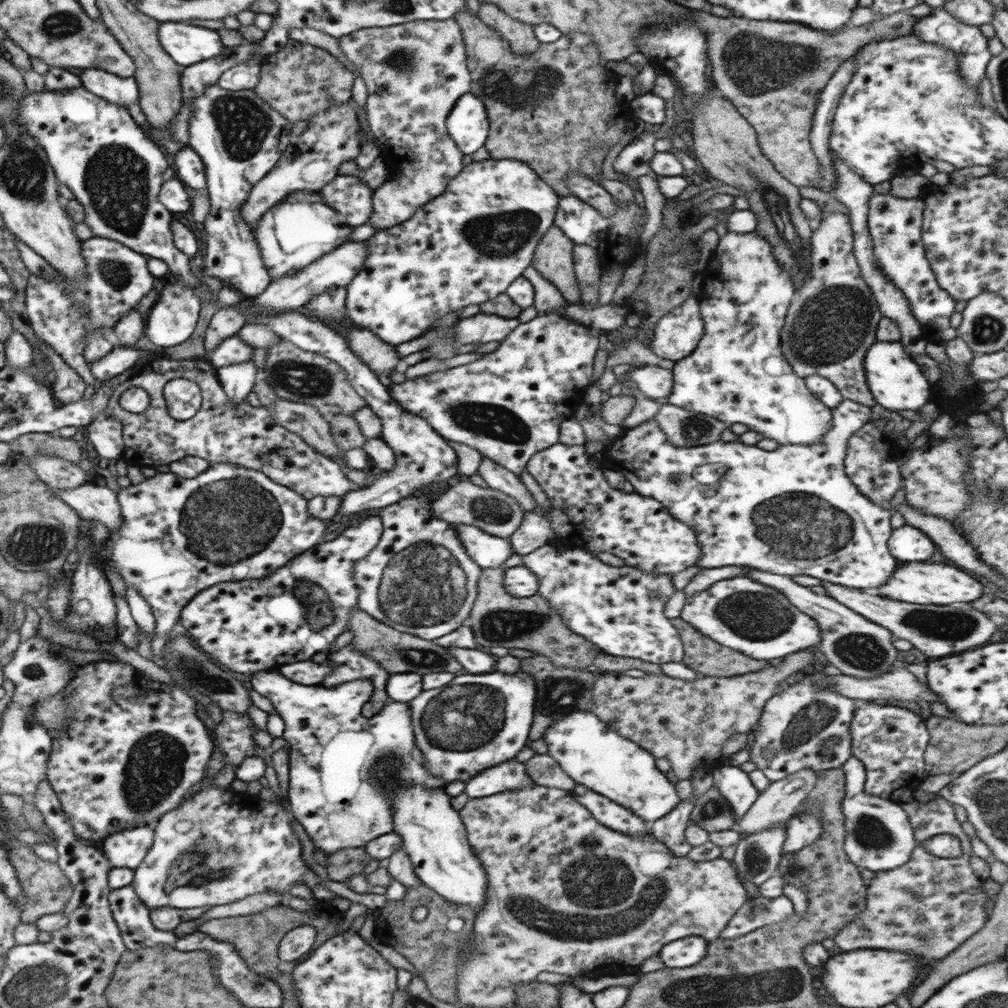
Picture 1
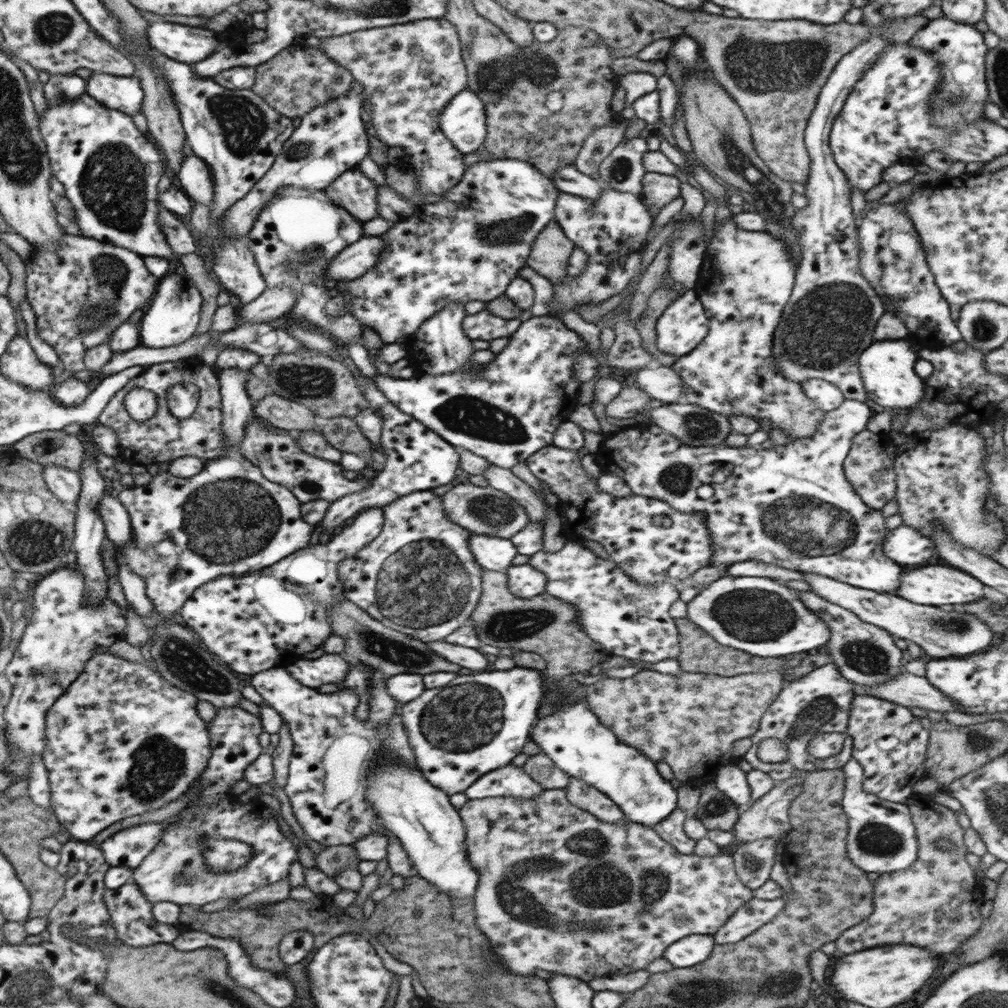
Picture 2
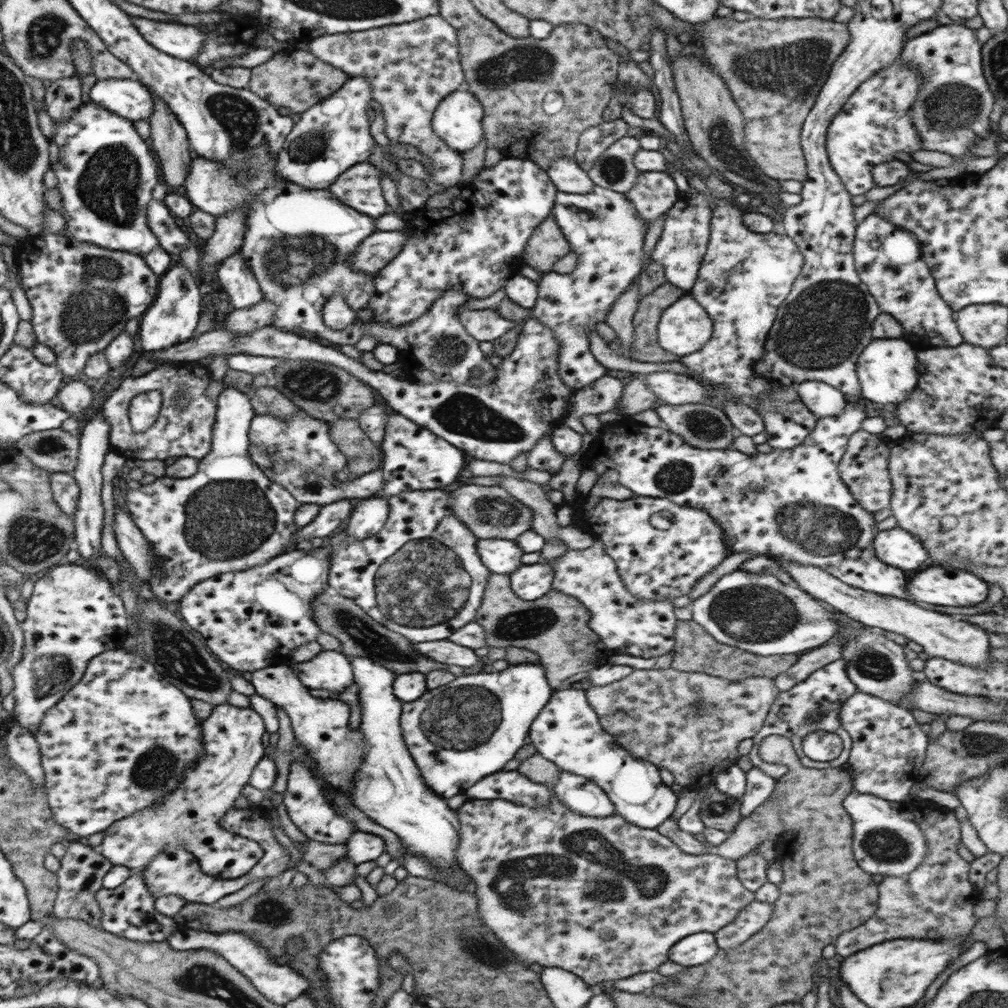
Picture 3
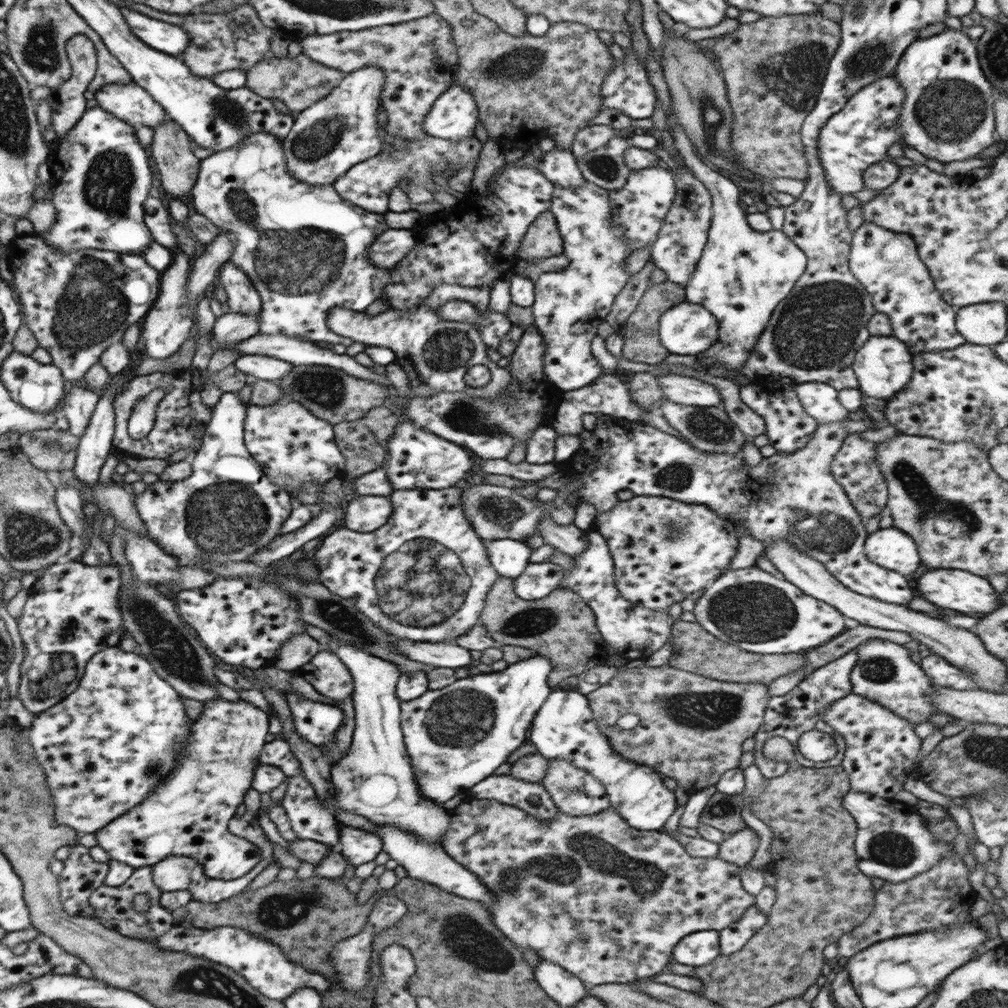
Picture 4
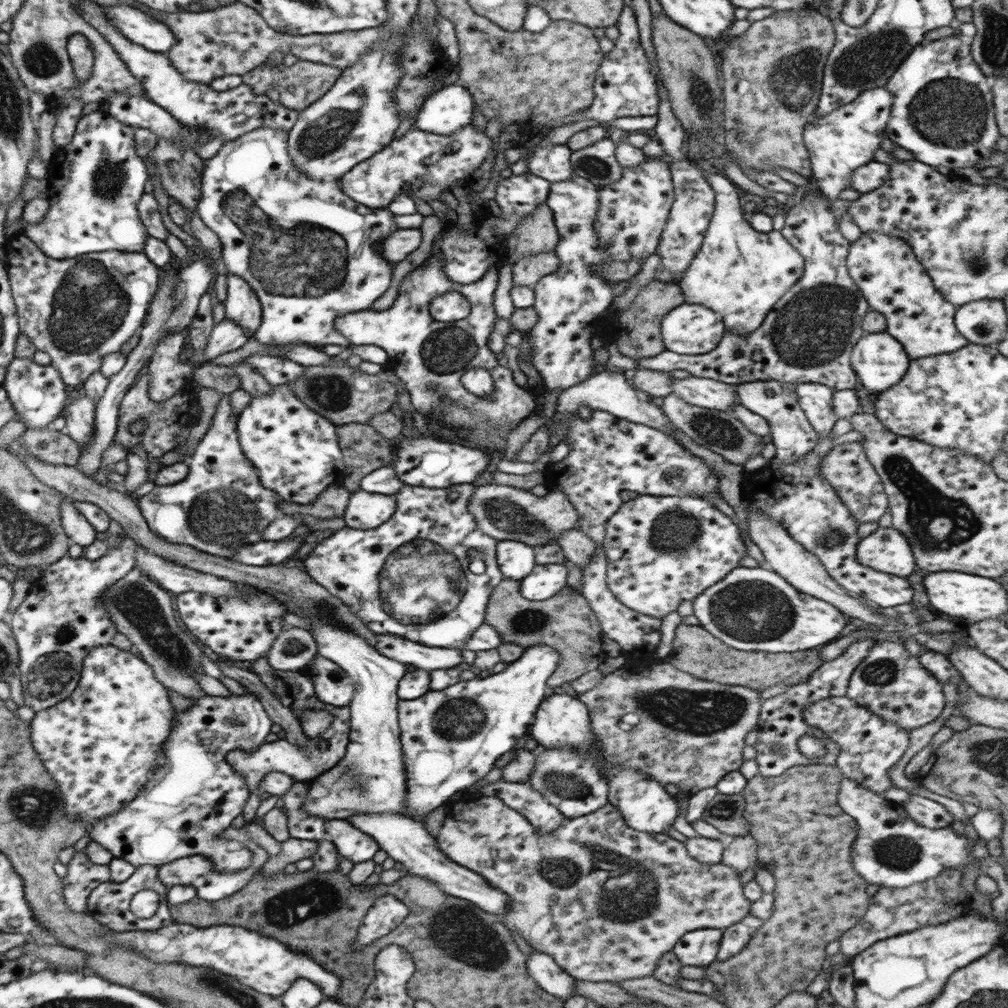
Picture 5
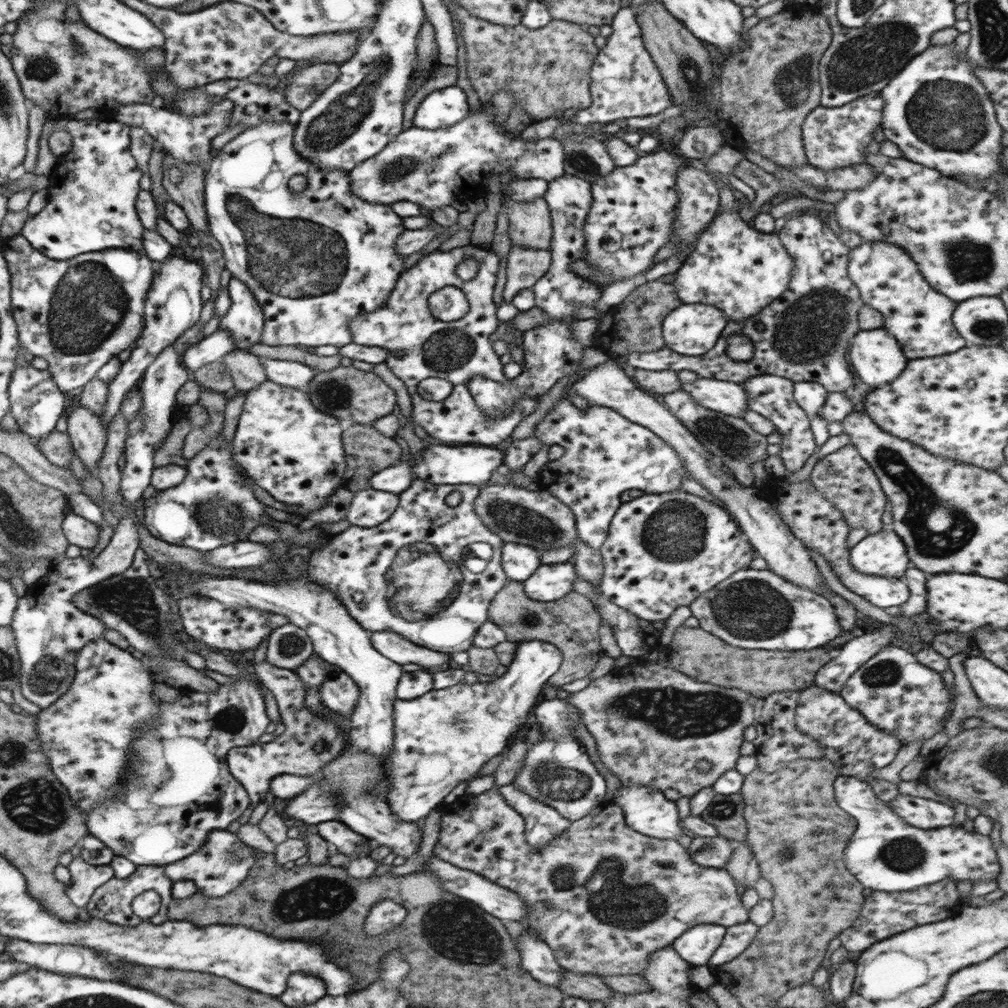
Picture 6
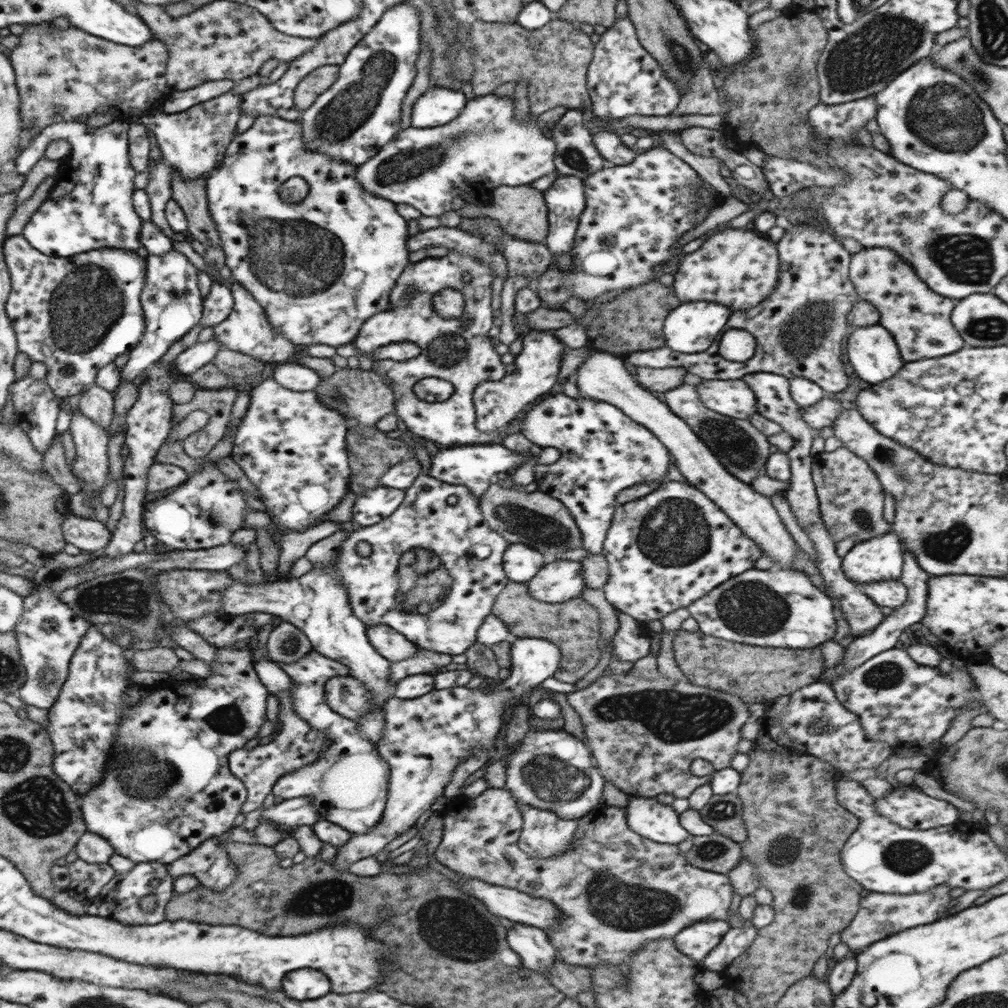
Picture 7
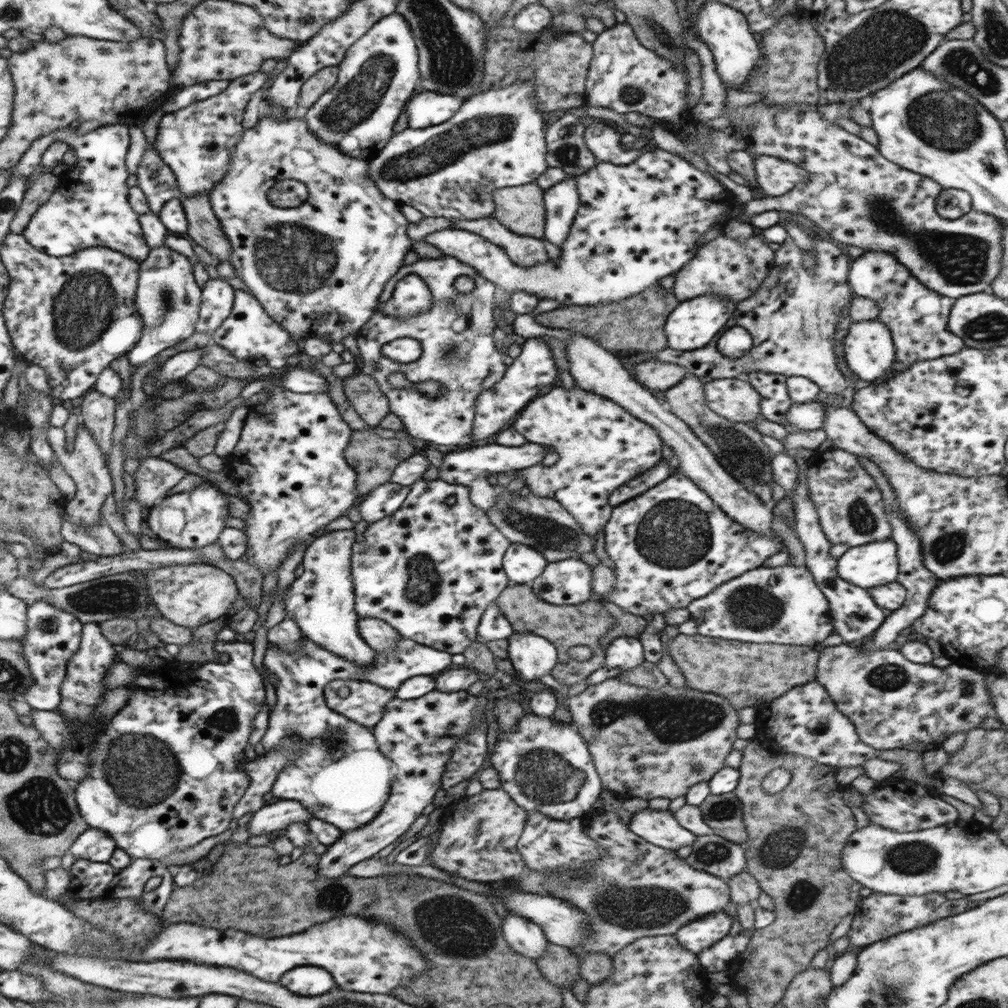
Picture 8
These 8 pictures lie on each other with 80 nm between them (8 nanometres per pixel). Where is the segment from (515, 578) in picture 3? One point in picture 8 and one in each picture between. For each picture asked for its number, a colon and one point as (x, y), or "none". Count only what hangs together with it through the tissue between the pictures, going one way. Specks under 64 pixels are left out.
4: (539, 579)
5: (544, 581)
6: (550, 582)
7: (558, 580)
8: (568, 581)

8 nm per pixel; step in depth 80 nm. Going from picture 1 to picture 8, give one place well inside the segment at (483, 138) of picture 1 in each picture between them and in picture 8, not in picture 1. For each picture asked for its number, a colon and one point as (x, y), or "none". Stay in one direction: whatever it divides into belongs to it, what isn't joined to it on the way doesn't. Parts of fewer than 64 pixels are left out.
2: (463, 121)
3: (458, 120)
4: (453, 116)
5: (448, 110)
6: (442, 108)
7: (437, 106)
8: (427, 108)

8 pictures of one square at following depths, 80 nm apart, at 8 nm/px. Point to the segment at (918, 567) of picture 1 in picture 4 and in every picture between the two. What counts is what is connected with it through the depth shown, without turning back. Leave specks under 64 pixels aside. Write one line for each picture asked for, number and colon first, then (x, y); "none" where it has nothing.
2: (932, 585)
3: (951, 587)
4: (955, 589)

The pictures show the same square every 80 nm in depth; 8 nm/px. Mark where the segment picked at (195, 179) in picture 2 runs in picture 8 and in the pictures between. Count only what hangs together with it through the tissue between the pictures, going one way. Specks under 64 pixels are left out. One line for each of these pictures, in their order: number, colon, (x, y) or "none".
3: (298, 242)
4: (305, 248)
5: (311, 254)
6: (334, 260)
7: (320, 268)
8: (319, 271)

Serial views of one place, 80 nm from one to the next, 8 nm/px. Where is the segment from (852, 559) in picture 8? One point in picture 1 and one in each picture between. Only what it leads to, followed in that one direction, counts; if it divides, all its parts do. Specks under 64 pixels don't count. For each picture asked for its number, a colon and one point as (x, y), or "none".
1: (907, 543)
2: (906, 546)
3: (896, 547)
4: (892, 549)
5: (886, 550)
6: (882, 554)
7: (880, 558)

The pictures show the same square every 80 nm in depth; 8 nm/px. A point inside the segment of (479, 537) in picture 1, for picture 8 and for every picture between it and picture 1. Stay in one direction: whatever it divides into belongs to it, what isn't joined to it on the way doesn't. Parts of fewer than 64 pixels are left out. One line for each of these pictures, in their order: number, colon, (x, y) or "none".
2: (492, 553)
3: (502, 556)
4: (510, 558)
5: (516, 560)
6: (519, 561)
7: (520, 562)
8: (522, 564)

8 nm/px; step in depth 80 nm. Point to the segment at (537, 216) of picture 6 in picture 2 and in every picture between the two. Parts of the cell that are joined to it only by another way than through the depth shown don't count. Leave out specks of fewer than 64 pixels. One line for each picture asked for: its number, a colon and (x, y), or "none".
2: (549, 256)
3: (547, 245)
4: (542, 240)
5: (536, 233)

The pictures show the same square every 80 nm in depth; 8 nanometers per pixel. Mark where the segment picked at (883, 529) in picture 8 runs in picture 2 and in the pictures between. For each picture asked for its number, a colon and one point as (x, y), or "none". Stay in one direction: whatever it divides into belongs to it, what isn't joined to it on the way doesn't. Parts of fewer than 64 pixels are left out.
2: (868, 466)
3: (863, 467)
4: (855, 468)
5: (847, 469)
6: (843, 477)
7: (851, 497)

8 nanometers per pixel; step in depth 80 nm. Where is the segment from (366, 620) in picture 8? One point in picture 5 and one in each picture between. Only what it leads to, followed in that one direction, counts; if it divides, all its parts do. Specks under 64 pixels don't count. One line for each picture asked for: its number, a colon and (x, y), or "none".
5: (400, 649)
6: (399, 649)
7: (392, 645)

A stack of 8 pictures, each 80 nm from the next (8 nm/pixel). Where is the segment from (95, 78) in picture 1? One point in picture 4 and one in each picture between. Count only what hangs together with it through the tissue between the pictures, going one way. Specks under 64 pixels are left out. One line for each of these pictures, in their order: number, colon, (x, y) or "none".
2: (125, 94)
3: (129, 97)
4: (129, 102)

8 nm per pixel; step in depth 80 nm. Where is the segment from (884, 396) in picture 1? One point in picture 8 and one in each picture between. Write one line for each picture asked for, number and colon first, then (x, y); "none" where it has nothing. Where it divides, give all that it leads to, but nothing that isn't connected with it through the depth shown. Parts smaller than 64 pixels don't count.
2: (887, 368)
3: (886, 368)
4: (883, 365)
5: (880, 361)
6: (875, 355)
7: (872, 351)
8: (869, 350)

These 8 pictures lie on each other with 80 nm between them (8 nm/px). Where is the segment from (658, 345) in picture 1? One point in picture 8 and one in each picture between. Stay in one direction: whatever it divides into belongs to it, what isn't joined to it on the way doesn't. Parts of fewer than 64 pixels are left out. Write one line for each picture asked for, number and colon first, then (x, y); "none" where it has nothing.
2: (682, 327)
3: (684, 327)
4: (687, 329)
5: (690, 329)
6: (692, 329)
7: (691, 328)
8: (693, 324)

